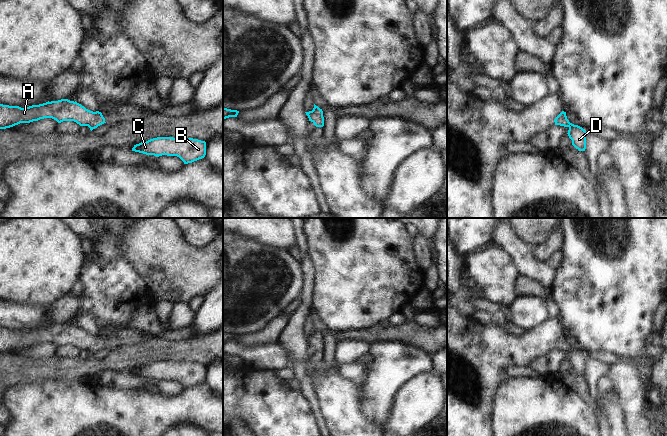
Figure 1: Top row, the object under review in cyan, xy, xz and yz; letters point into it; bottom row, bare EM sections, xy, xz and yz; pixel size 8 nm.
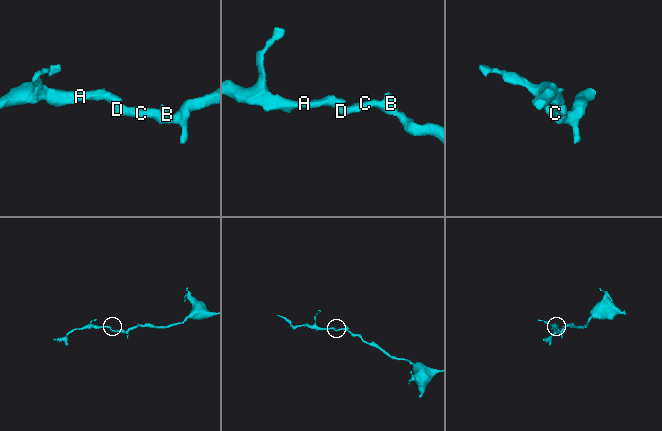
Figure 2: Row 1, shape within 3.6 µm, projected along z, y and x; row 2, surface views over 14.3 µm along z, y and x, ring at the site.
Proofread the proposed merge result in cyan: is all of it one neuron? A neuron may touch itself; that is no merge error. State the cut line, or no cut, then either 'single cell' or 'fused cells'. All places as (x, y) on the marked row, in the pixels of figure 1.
no cut | single cell

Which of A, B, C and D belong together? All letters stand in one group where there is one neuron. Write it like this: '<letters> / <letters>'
A B C D

